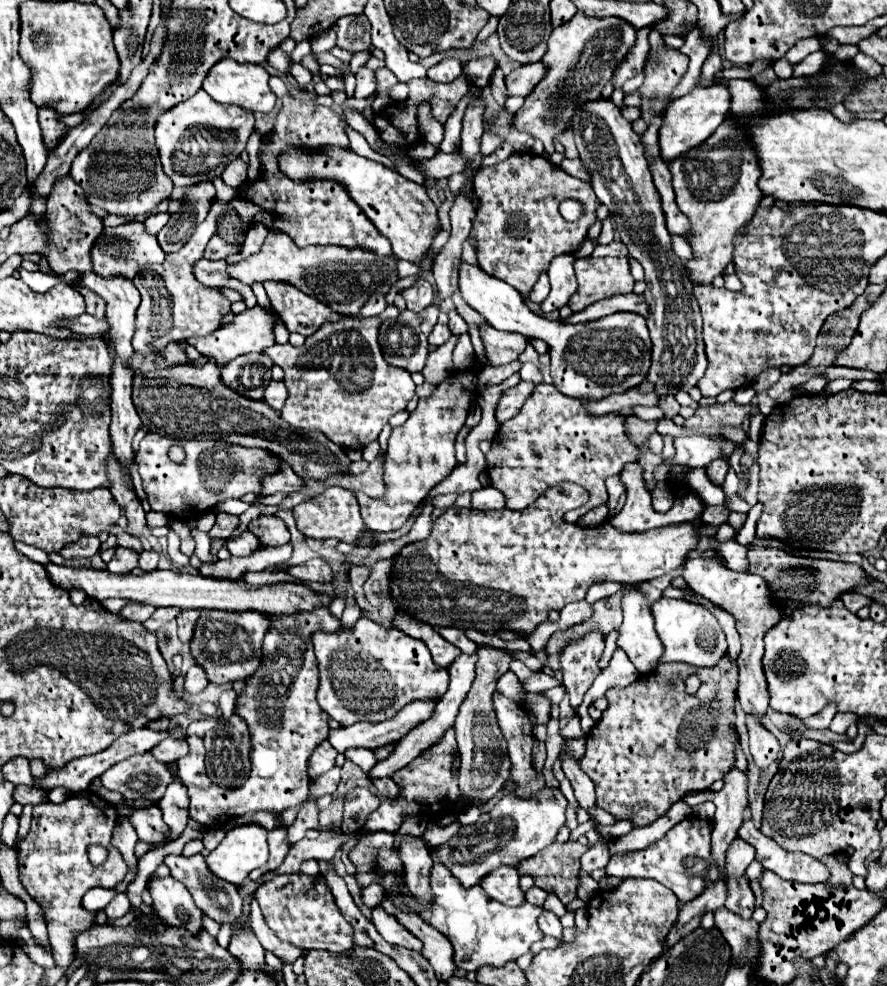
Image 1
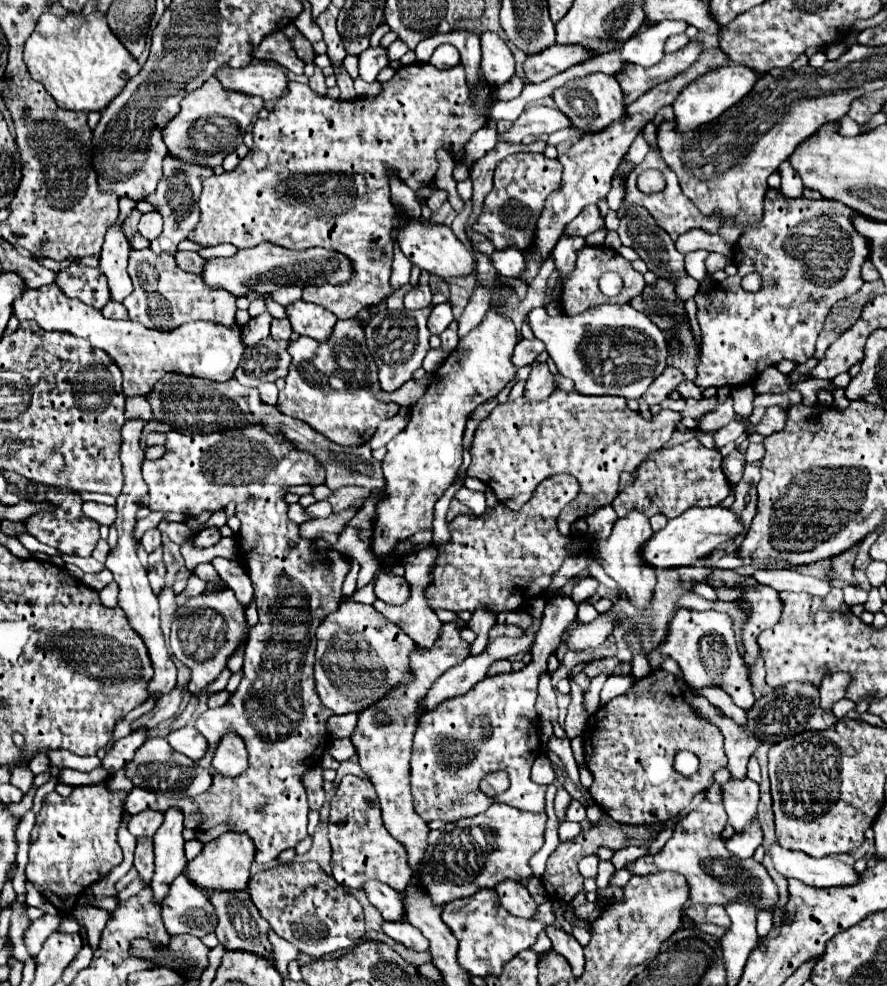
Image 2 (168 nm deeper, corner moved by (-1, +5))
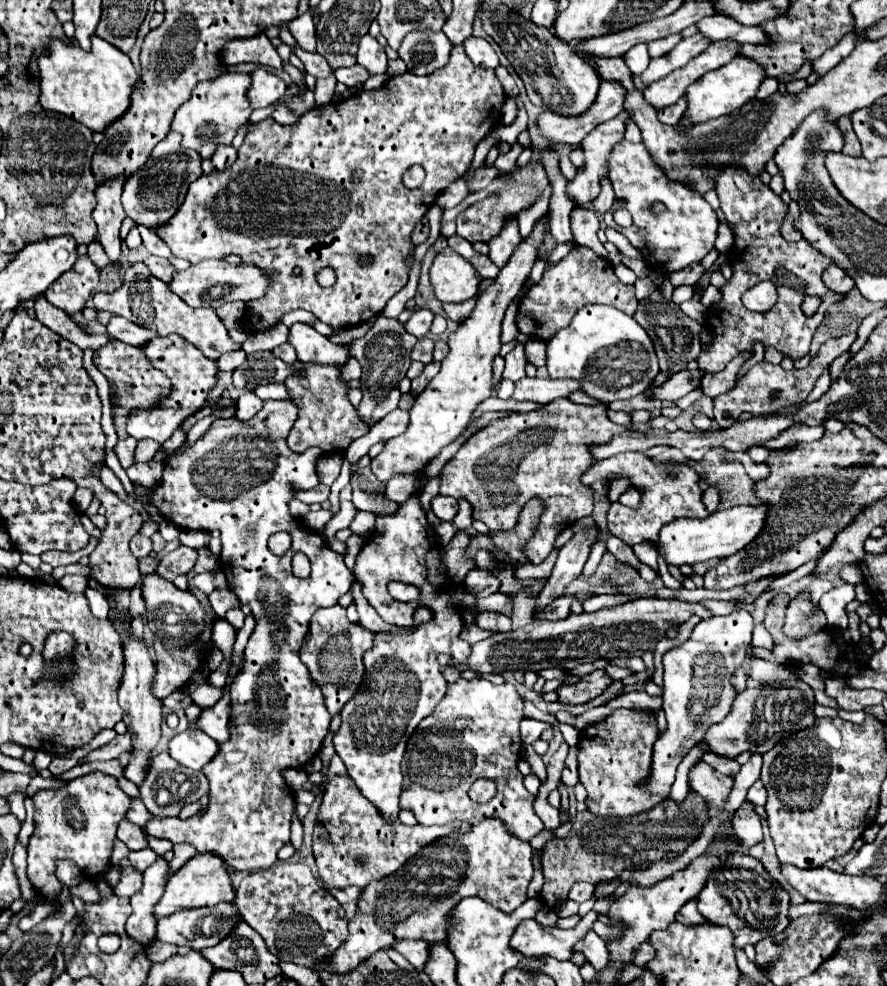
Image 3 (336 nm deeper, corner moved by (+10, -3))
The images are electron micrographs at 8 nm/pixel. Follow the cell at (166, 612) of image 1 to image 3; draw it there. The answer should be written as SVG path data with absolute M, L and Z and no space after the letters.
M209 571L209 573L201 573L201 575L197 575L197 577L195 577L195 581L193 581L193 583L195 583L203 593L211 593L211 591L215 589L213 575L215 575L213 571Z

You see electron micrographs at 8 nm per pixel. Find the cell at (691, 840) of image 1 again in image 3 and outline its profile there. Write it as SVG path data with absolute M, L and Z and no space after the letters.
M733 853L731 857L727 857L727 861L719 869L711 871L707 885L699 893L697 901L701 915L715 925L729 927L735 935L735 947L741 949L745 945L755 945L763 937L777 935L789 925L787 893L775 881L771 881L761 861L753 859L751 855Z

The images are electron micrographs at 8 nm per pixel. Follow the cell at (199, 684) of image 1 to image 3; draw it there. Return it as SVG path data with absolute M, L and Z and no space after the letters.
M125 733L125 735L117 735L111 743L91 751L81 763L89 763L89 761L107 761L107 759L115 759L119 757L121 753L125 751L131 751L131 735Z

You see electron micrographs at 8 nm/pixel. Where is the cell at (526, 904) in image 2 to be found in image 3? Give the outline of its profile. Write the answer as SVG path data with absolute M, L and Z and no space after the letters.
M589 911L585 917L581 917L581 921L573 929L549 927L547 931L547 927L529 919L515 929L509 945L515 951L519 951L523 957L549 955L553 959L567 961L575 953L575 943L581 941L593 929L595 921L597 921L597 913Z

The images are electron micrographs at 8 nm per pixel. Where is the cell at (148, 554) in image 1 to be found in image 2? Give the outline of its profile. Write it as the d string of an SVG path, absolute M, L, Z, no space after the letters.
M158 529L146 531L144 537L140 539L140 543L142 543L142 547L146 549L146 553L152 553L154 549L158 549L158 547L162 545L162 541L160 541L160 531L158 531Z

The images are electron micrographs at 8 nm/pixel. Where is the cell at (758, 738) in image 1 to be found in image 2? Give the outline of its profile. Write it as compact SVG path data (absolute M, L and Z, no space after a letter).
M684 607L678 609L672 621L668 623L668 635L664 637L664 641L648 653L650 667L660 668L666 657L672 657L680 665L688 685L692 685L694 689L706 687L710 683L718 683L720 679L722 683L720 687L734 699L738 707L750 709L754 705L748 671L738 655L732 621L728 619L728 615L718 611L690 611Z

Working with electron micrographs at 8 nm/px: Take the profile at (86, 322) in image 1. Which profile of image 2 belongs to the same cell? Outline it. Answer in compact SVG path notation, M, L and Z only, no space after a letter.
M110 301L110 303L102 309L102 315L104 315L104 317L112 317L112 319L128 319L128 311L124 309L122 303L116 303L116 301Z

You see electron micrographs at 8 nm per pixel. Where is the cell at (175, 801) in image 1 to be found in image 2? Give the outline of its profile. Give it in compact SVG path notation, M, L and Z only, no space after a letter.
M170 807L164 813L164 823L154 835L154 857L156 857L156 871L152 879L154 901L160 903L168 893L168 885L174 881L178 873L184 871L188 859L184 857L184 815L180 815L178 807Z

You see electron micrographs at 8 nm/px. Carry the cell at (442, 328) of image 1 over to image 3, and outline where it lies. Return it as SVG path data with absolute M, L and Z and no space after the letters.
M419 309L405 323L405 331L409 331L411 335L415 335L417 339L421 339L421 337L425 337L429 333L431 321L433 321L433 313L429 309Z

